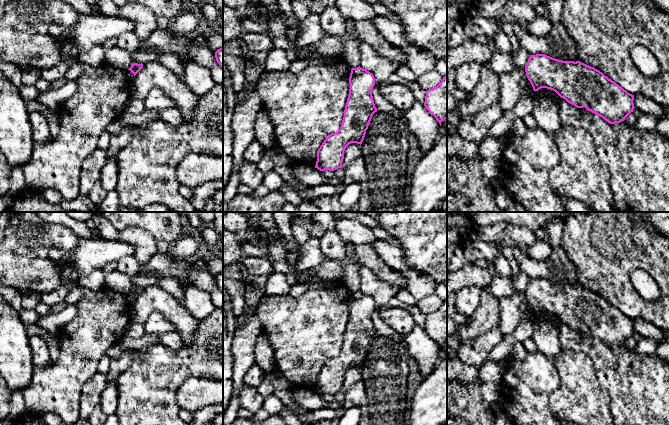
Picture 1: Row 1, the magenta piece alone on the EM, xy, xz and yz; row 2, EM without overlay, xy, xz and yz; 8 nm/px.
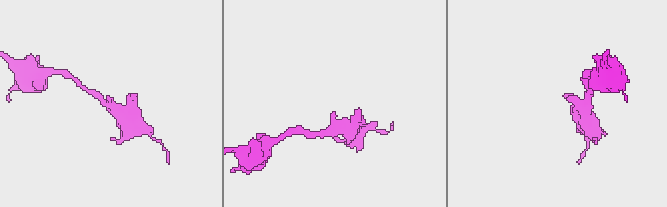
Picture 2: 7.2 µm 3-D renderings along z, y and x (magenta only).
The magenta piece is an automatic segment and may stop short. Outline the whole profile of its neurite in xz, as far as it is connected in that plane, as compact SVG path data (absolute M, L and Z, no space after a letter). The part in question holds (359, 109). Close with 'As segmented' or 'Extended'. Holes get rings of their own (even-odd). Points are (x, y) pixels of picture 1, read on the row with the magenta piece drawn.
M352 68L349 77L349 95L340 129L331 133L317 151L315 168L334 171L342 168L344 151L351 143L362 144L375 107L372 89L375 78L366 69Z. As segmented

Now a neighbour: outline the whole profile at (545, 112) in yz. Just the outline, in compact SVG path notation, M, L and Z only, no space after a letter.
M541 88L535 91L532 99L533 110L531 114L537 127L548 134L555 135L562 126L558 94L553 90Z

